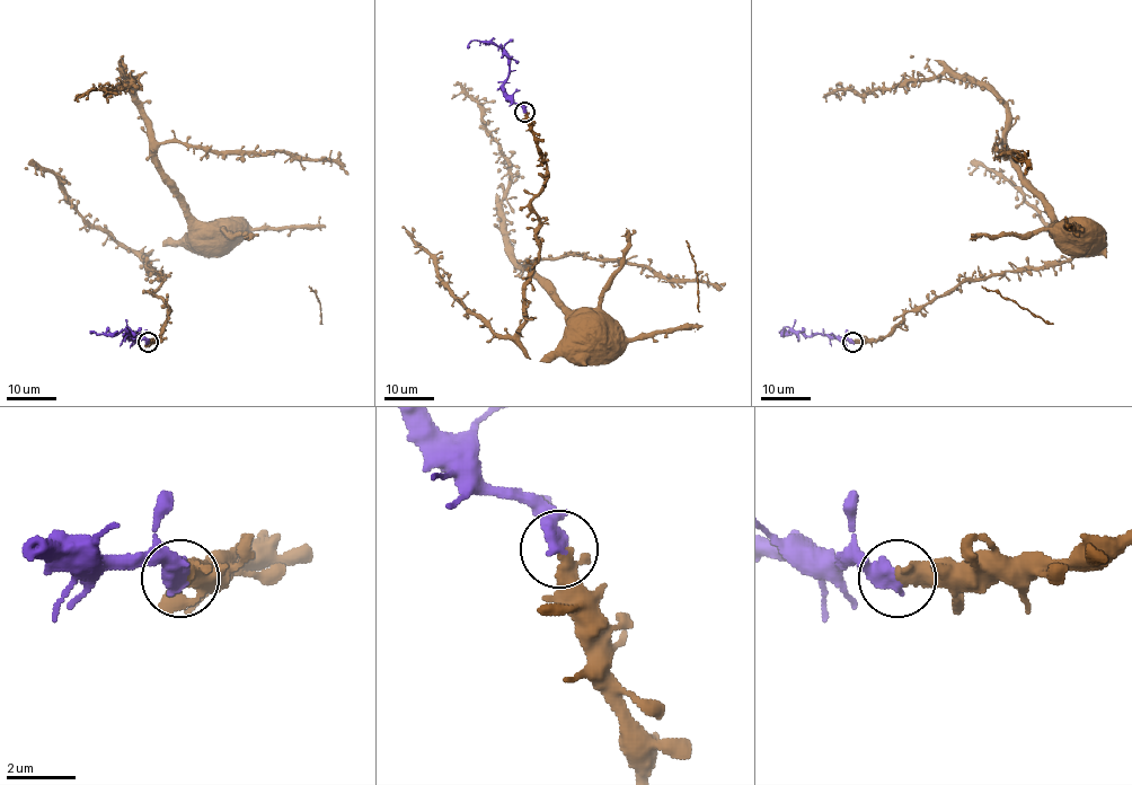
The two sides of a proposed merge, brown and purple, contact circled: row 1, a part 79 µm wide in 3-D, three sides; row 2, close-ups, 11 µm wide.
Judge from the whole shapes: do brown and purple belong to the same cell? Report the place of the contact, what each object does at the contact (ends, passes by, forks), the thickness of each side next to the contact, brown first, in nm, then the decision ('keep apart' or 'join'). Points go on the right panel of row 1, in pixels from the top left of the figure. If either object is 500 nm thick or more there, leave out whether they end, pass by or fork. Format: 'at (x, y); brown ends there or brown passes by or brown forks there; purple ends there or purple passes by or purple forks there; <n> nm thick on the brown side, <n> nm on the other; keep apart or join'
at (852, 342); brown ends there; purple ends there; 460 nm thick on the brown side, 480 nm on the other; join

